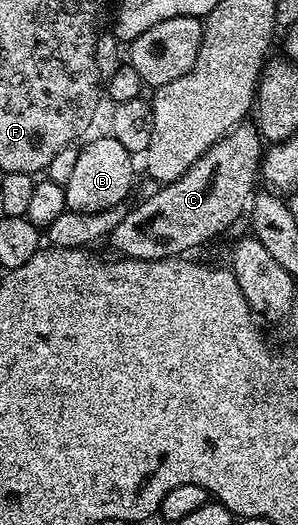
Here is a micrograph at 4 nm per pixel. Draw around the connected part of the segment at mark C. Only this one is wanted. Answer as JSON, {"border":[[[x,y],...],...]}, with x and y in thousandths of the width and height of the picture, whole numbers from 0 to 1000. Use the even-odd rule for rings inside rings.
{"border":[[[859,240],[785,242],[721,276],[708,276],[708,284],[681,291],[681,299],[668,299],[668,307],[654,307],[654,314],[641,314],[614,337],[530,354],[530,364],[493,373],[463,394],[436,392],[413,421],[362,450],[359,463],[393,476],[383,480],[396,488],[426,493],[574,493],[648,482],[658,470],[708,461],[725,448],[748,446],[805,410],[812,415],[826,408],[866,354],[859,349],[869,349],[879,301],[883,267]]]}

